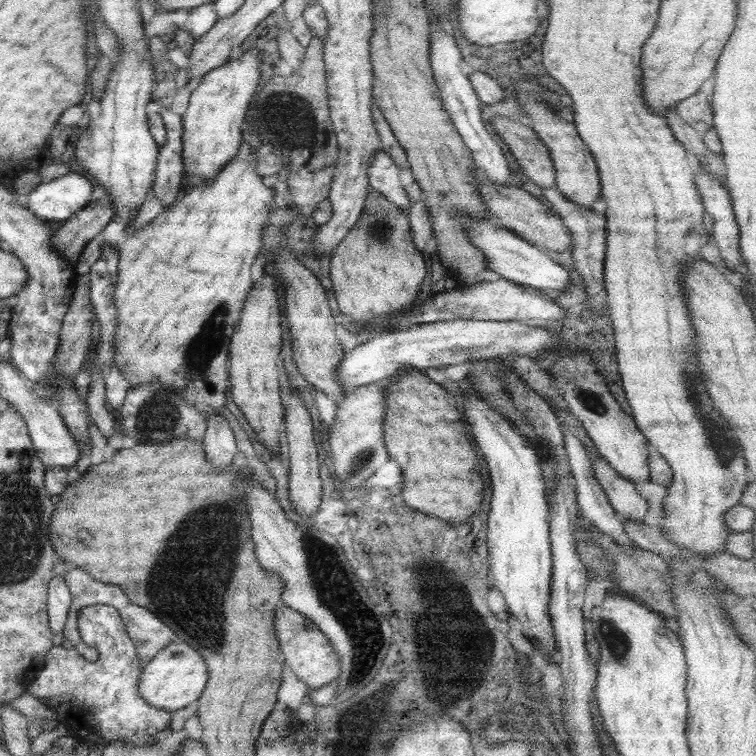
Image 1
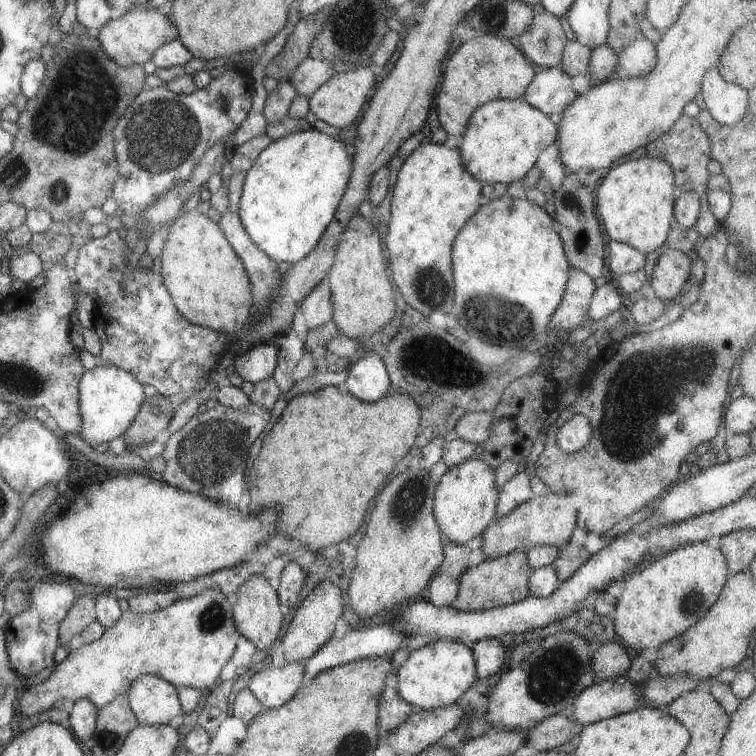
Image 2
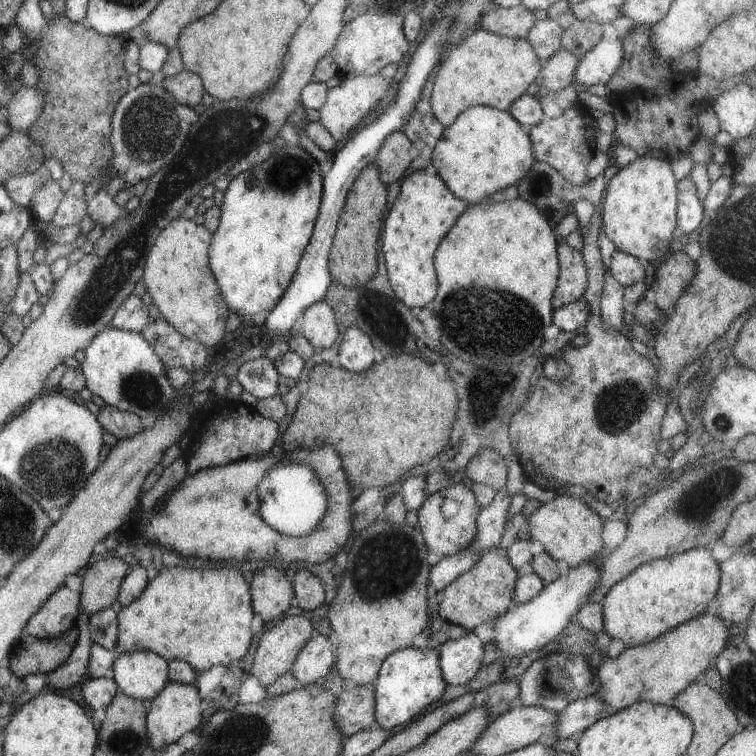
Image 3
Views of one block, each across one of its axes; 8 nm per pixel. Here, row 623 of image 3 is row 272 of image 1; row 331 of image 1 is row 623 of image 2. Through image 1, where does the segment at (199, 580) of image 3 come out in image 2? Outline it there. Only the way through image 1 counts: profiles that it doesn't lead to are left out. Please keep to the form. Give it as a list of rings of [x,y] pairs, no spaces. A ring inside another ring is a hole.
[[[206,590],[205,592],[202,592],[197,596],[192,596],[189,599],[186,598],[183,600],[174,601],[174,604],[171,606],[153,612],[134,613],[128,610],[127,612],[122,613],[118,621],[110,628],[105,629],[103,634],[95,641],[92,641],[91,643],[76,642],[72,650],[68,652],[67,658],[62,663],[59,663],[49,678],[46,678],[46,680],[44,680],[41,684],[28,686],[27,688],[21,690],[16,703],[17,713],[13,716],[13,720],[8,724],[8,726],[10,726],[14,734],[18,733],[20,731],[18,723],[22,717],[28,718],[36,714],[43,713],[52,707],[59,706],[61,699],[63,698],[68,700],[72,699],[73,702],[80,700],[80,698],[88,698],[88,700],[91,700],[94,704],[96,704],[96,708],[103,708],[103,706],[111,702],[111,700],[114,700],[115,697],[126,695],[129,690],[128,687],[132,685],[132,682],[134,682],[134,680],[136,680],[136,678],[139,676],[145,674],[156,675],[173,685],[177,685],[178,687],[194,687],[205,692],[210,690],[219,681],[218,675],[220,674],[220,670],[227,663],[227,661],[231,659],[235,648],[237,647],[239,637],[241,637],[241,634],[238,634],[236,628],[234,627],[233,607],[226,599],[226,596],[221,594],[221,592],[218,592],[218,590]]]

